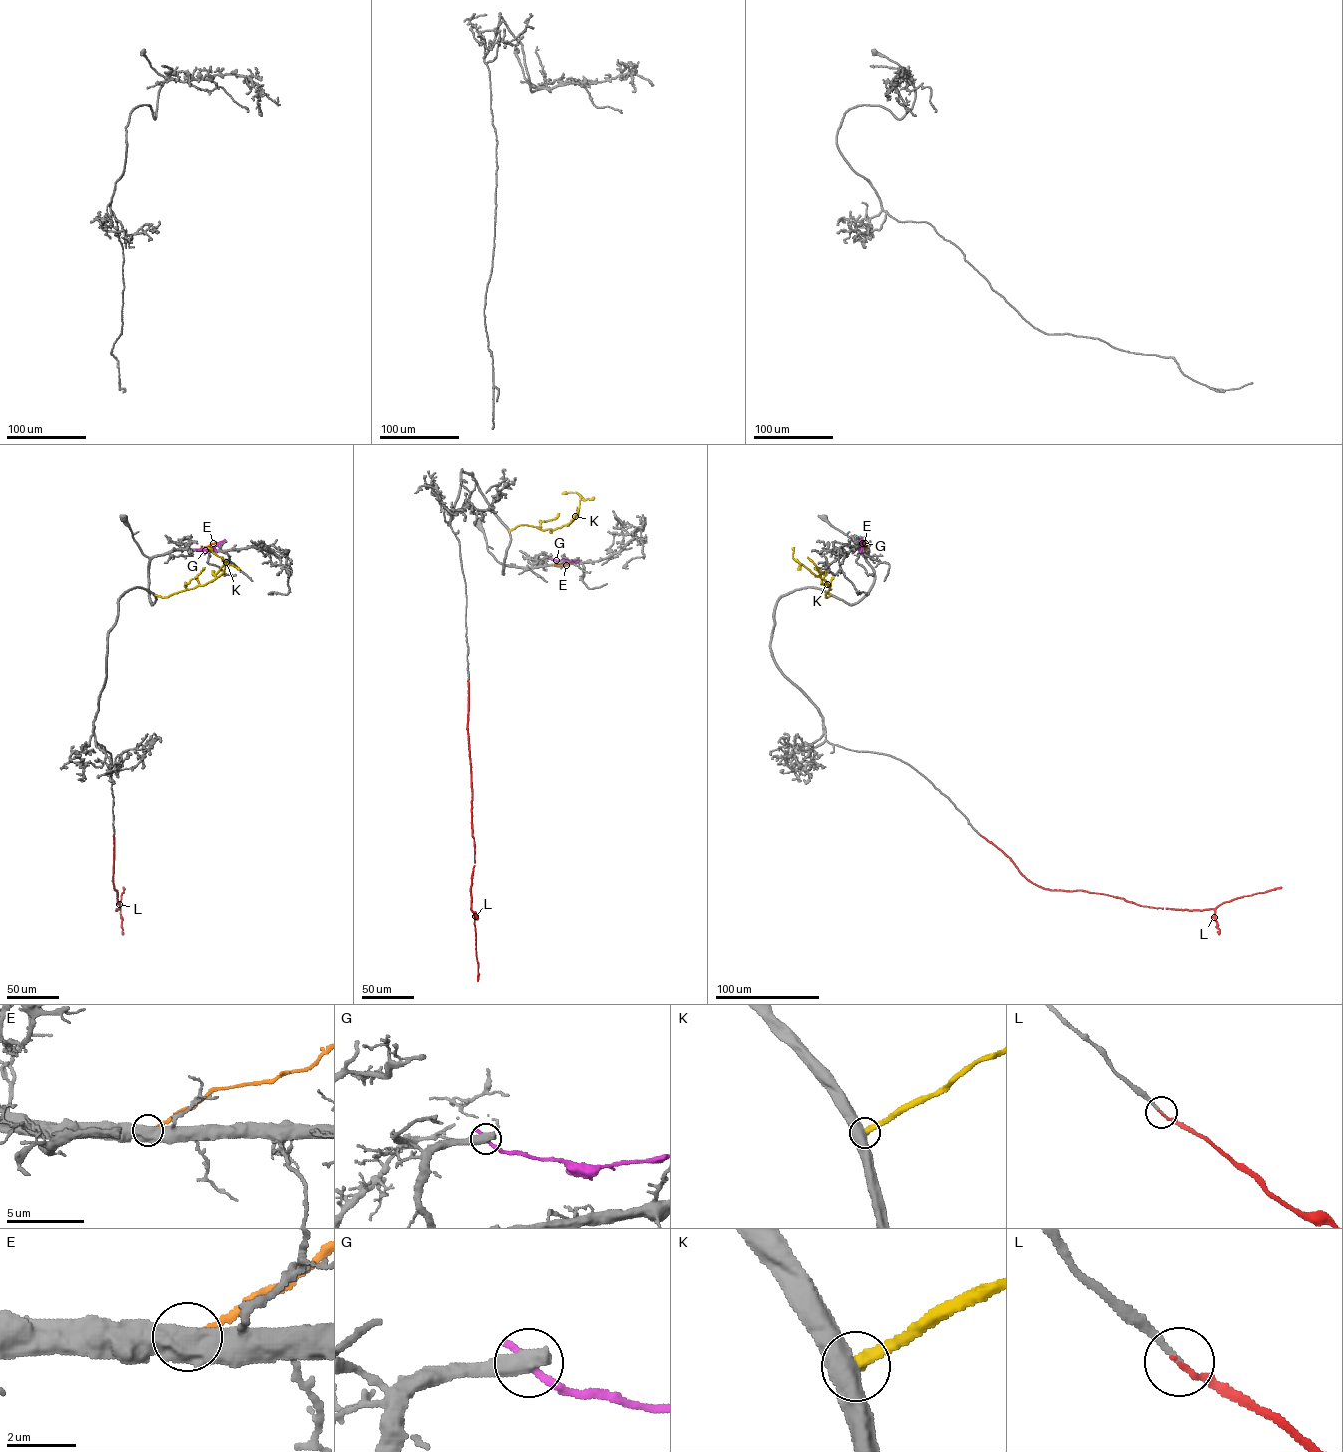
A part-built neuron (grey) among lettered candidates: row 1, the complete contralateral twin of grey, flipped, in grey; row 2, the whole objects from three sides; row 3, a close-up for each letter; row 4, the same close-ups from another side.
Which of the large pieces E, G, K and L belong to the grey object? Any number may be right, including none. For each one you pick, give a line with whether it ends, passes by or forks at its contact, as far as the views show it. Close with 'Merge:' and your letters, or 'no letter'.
L: it ends
Merge: L

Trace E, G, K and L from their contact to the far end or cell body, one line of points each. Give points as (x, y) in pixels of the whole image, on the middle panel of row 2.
E: (553, 565), (572, 563)
G: (550, 558), (579, 561)
K: (509, 531), (522, 525), (543, 530), (567, 525), (578, 511), (580, 496), (576, 492), (562, 493)
L: (468, 680), (467, 728), (475, 852), (470, 891), (478, 981)

